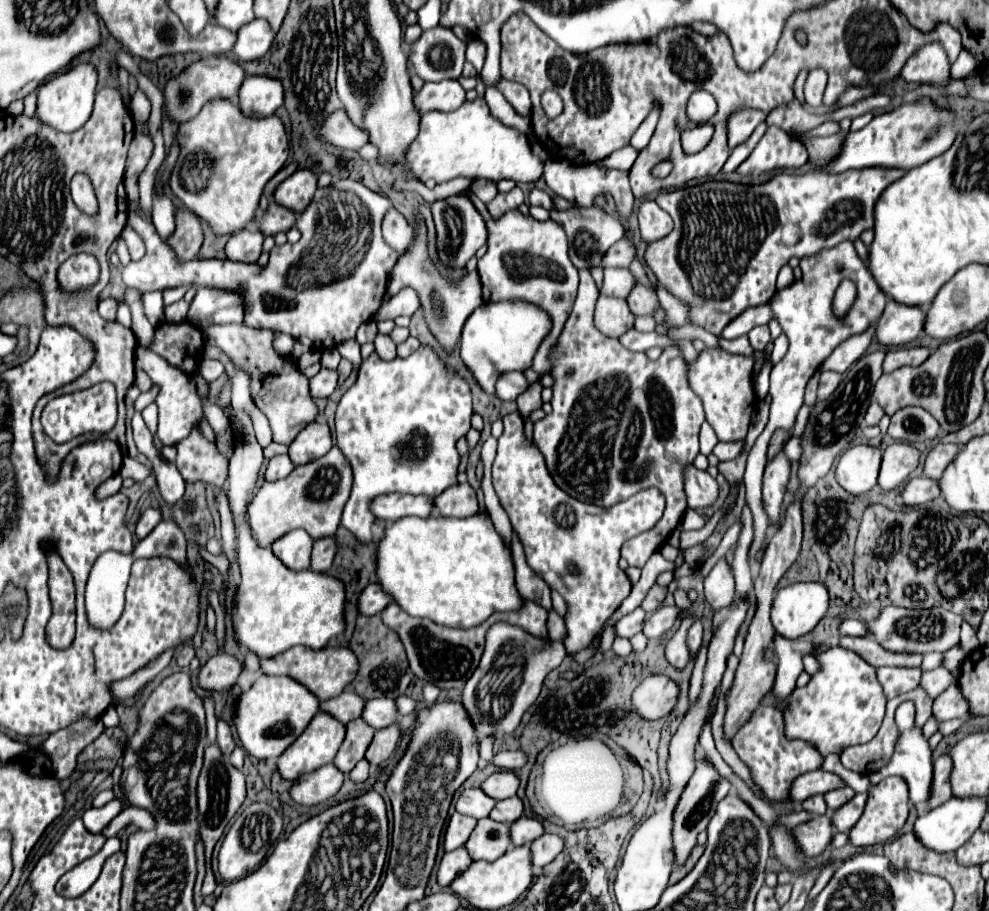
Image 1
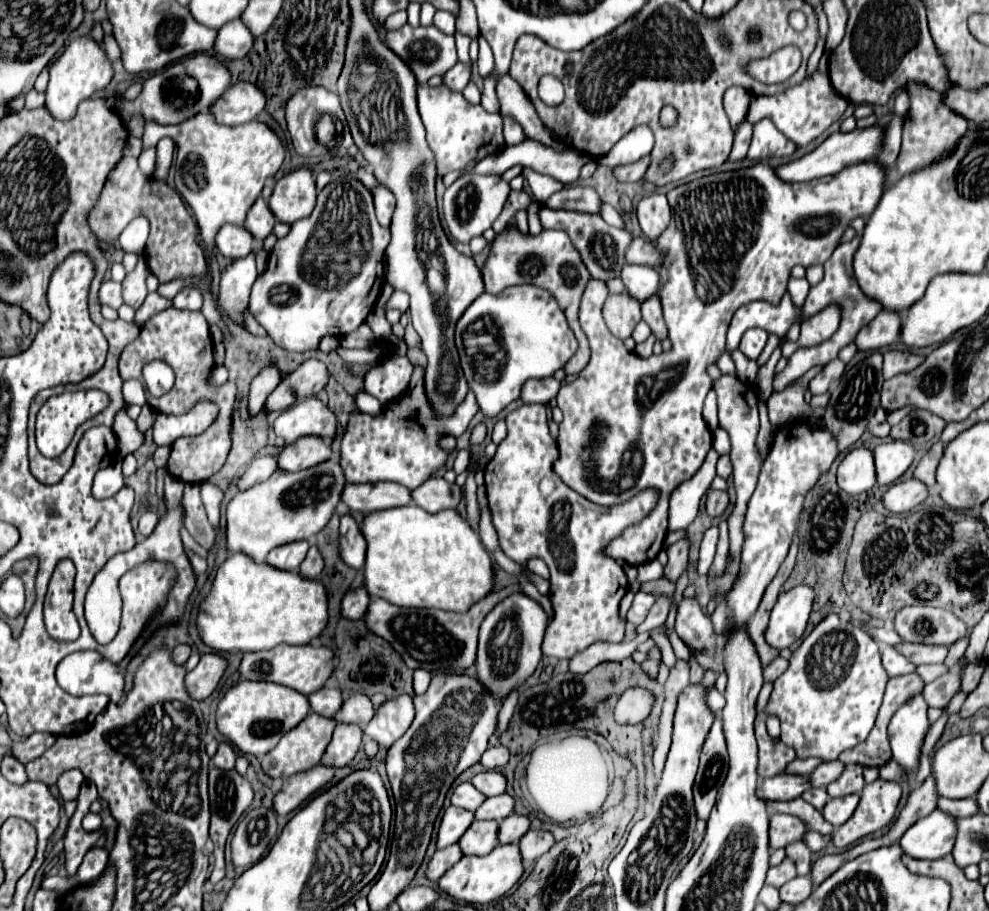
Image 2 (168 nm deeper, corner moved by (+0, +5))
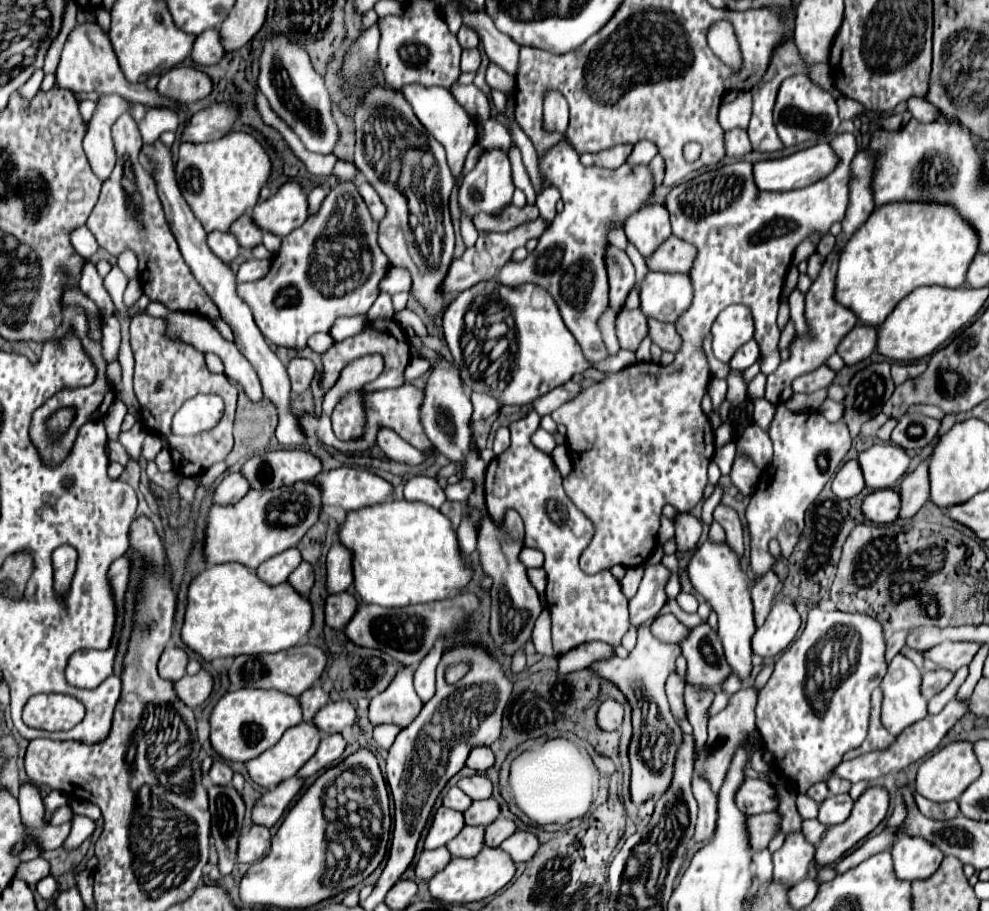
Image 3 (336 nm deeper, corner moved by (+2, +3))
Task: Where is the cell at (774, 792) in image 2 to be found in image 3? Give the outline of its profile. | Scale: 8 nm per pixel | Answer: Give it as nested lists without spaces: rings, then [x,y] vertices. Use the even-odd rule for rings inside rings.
[[[746,779],[738,787],[736,805],[744,815],[758,815],[766,811],[776,811],[778,799],[772,785],[756,779]]]

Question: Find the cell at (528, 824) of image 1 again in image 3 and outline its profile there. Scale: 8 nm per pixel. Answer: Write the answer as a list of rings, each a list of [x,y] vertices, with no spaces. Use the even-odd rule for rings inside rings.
[[[500,817],[500,819],[496,819],[494,823],[490,823],[490,825],[486,827],[484,845],[486,845],[486,847],[500,847],[500,843],[502,843],[504,839],[508,839],[514,831],[516,831],[514,821]]]

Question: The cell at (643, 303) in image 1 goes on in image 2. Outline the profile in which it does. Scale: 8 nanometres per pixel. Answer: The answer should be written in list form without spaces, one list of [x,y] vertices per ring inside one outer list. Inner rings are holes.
[[[656,295],[642,301],[642,319],[650,325],[652,333],[658,339],[664,339],[668,335],[666,323],[664,323],[664,317],[662,317],[662,305],[660,305],[660,299]]]

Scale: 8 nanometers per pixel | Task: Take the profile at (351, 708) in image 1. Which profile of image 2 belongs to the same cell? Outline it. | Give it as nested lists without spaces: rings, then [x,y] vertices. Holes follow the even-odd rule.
[[[322,687],[320,691],[308,695],[308,701],[310,701],[310,707],[314,713],[320,713],[324,717],[332,717],[342,707],[344,695],[338,687]]]

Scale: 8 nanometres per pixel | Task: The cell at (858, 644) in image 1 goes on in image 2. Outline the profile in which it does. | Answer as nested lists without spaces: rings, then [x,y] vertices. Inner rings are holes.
[[[900,643],[896,645],[896,649],[916,665],[942,663],[948,653],[948,649],[942,645],[918,645],[918,643]]]

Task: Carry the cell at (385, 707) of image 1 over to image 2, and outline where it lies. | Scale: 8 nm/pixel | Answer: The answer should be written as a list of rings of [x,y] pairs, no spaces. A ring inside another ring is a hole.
[[[356,693],[344,701],[344,707],[336,713],[334,719],[342,723],[356,723],[364,727],[366,723],[372,721],[374,715],[376,715],[376,705],[370,701],[370,697],[364,693]]]

